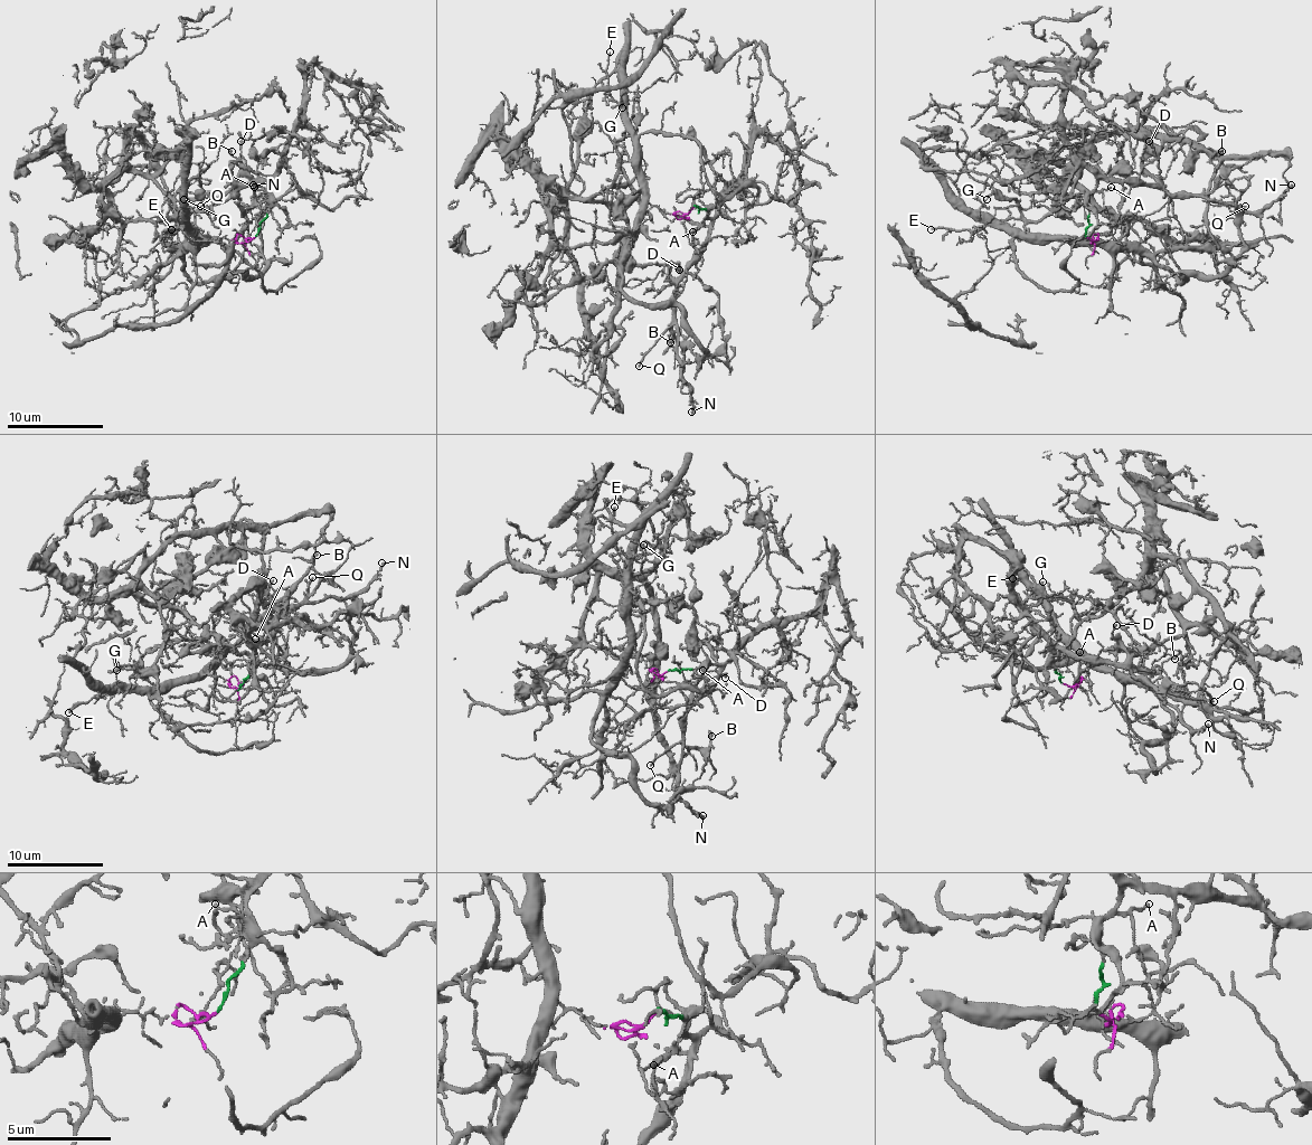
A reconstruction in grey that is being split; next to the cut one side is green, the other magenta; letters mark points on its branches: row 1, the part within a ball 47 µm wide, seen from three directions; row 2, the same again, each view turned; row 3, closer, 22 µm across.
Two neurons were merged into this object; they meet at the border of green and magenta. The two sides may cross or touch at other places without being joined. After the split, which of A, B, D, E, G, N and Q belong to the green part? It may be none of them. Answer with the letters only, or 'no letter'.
A, B, D, N, Q

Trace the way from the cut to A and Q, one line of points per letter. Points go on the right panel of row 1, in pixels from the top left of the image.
A: (1085, 237), (1092, 210), (1104, 206), (1104, 196), (1111, 186)
Q: (1085, 237), (1089, 217), (1087, 194), (1102, 179), (1135, 179), (1171, 194), (1202, 194), (1227, 206), (1246, 206)

